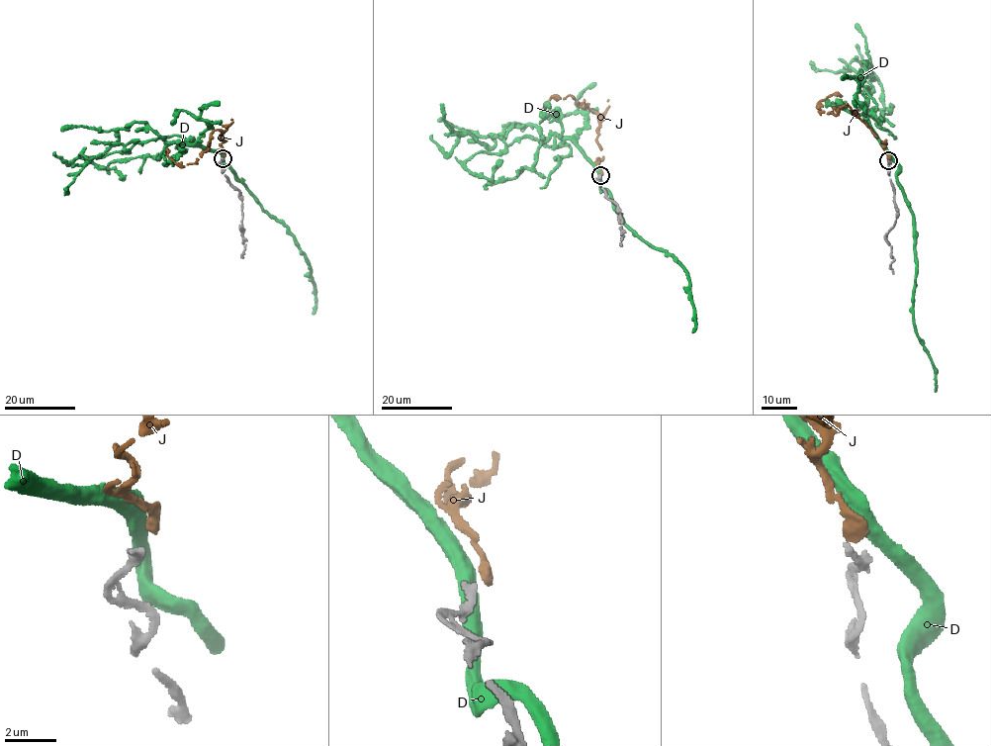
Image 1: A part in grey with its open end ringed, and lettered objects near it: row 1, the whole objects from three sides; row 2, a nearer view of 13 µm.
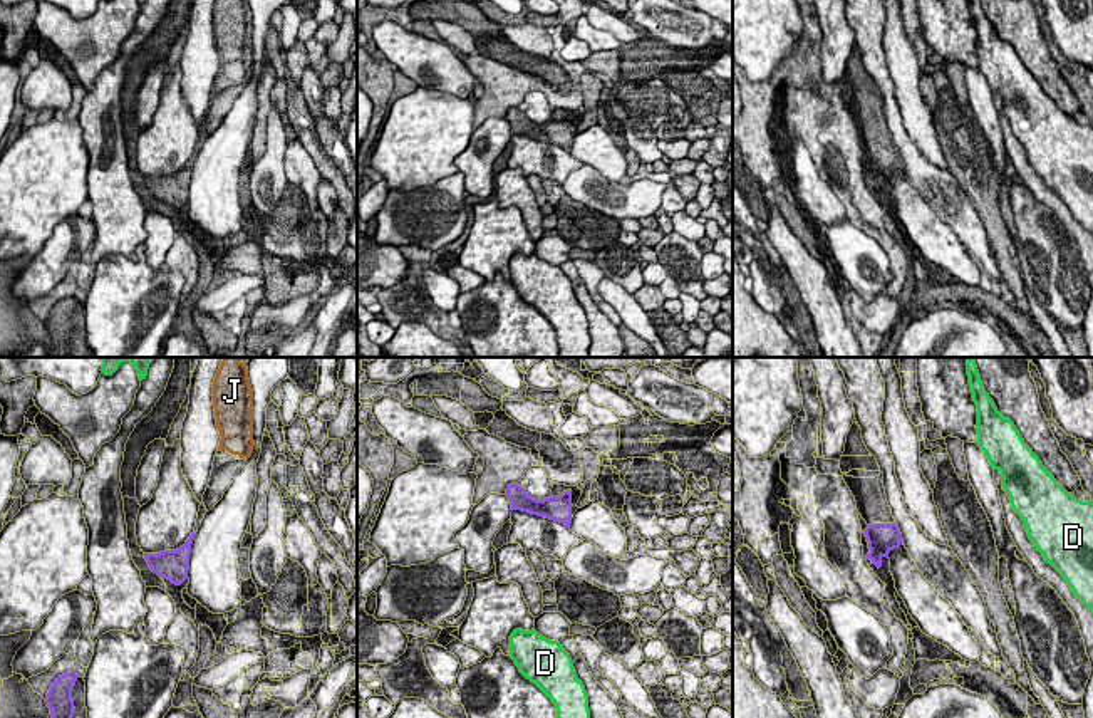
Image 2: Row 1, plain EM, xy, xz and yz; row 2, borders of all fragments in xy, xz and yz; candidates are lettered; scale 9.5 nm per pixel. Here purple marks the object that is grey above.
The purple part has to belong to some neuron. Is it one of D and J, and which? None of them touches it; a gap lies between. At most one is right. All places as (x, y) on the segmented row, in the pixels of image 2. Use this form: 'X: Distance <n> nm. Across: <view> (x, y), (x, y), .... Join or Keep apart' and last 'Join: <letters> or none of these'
D: Distance 1000 nm. Across: xz (565, 525), (533, 628). Keep apart
J: Distance 850 nm. Across: xy (193, 532), (218, 448). Join
Join: J

